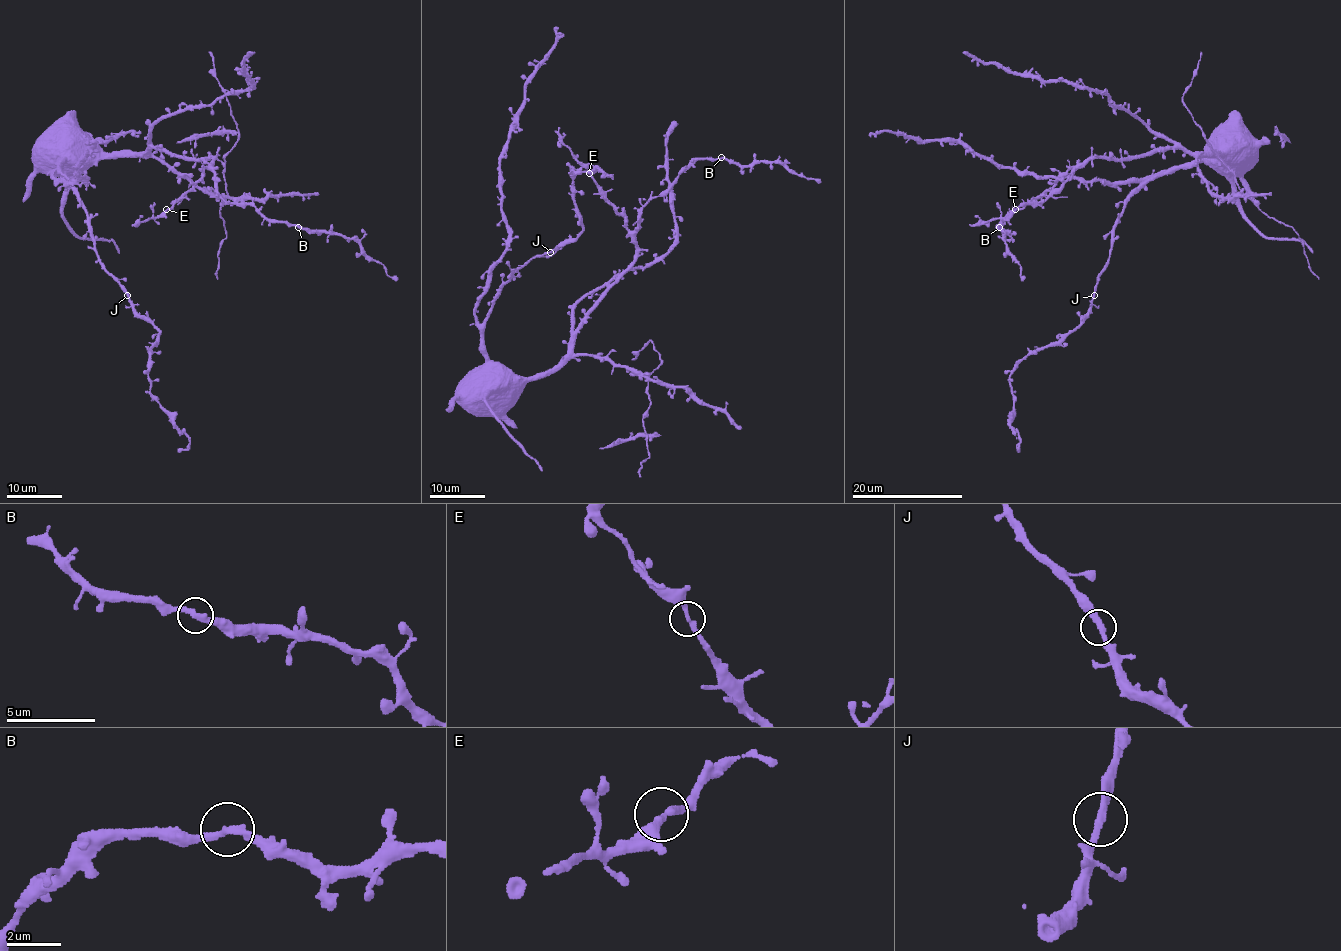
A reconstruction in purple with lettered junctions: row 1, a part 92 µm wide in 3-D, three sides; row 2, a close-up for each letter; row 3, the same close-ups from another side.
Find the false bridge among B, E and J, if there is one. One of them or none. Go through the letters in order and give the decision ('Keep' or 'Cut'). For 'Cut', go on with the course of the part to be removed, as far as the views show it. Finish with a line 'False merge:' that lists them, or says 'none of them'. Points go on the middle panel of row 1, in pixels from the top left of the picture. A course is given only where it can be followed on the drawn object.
B: Keep
E: Keep
J: Keep
False merge: none of them

